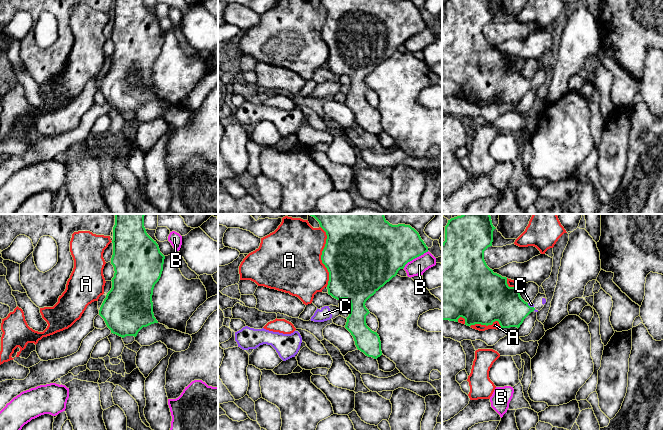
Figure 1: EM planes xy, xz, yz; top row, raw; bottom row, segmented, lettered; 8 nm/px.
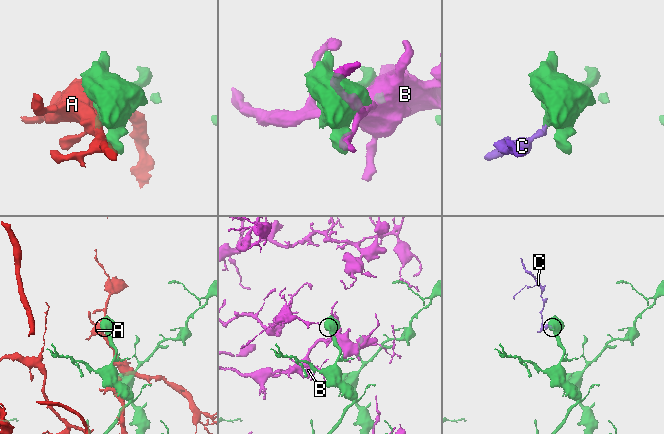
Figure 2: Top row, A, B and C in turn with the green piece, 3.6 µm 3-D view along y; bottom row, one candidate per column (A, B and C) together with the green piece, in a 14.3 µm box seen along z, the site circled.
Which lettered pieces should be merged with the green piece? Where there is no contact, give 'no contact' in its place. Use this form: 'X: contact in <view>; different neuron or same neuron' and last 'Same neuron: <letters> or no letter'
A: contact in xz; different neuron
B: contact in xz; different neuron
C: contact in yz; same neuron
Same neuron: C

